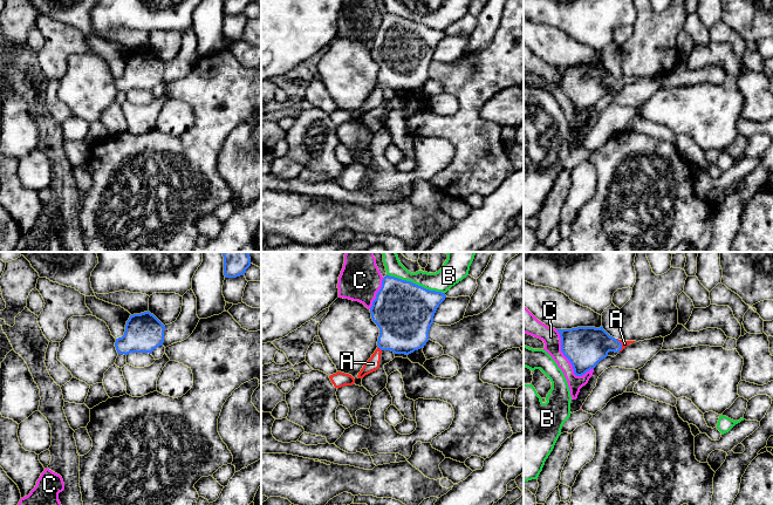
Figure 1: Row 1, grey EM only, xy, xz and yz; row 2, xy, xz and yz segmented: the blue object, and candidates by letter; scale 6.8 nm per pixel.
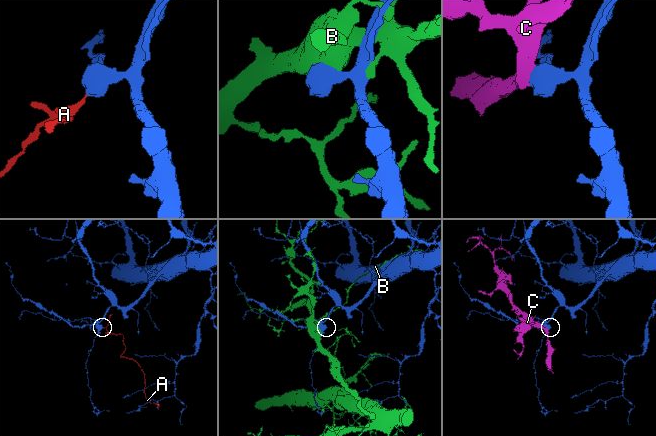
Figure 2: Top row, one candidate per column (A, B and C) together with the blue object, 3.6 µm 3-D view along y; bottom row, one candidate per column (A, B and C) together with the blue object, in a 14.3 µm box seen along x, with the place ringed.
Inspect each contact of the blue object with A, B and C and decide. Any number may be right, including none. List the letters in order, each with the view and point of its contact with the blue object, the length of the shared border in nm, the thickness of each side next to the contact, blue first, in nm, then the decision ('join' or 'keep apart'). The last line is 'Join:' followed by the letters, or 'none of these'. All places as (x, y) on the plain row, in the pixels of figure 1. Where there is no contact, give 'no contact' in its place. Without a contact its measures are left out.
A: xz (380, 86) | 40 nm | 360/90 nm | join
B: xz (415, 21) | 420 nm | 400/150 nm | keep apart
C: yz (569, 99) | 380 nm | 280/120 nm | keep apart
Join: A

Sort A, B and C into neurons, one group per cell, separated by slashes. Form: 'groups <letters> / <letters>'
groups A / B / C

